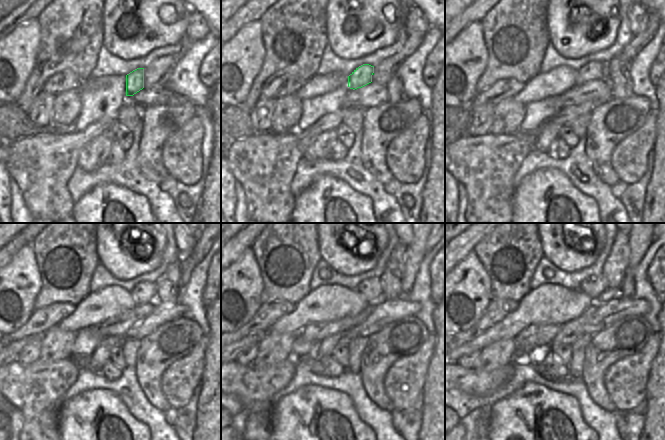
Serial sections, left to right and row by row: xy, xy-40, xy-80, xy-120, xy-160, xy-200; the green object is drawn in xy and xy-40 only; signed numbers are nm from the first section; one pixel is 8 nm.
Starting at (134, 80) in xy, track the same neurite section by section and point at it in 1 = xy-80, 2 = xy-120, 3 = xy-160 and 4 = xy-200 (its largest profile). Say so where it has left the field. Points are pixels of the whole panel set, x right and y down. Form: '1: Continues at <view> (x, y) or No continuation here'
1: Continues at xy-80 (593, 70)
2: Continues at xy-120 (145, 292)
3: Continues at xy-160 (371, 288)
4: Continues at xy-200 (593, 286).

